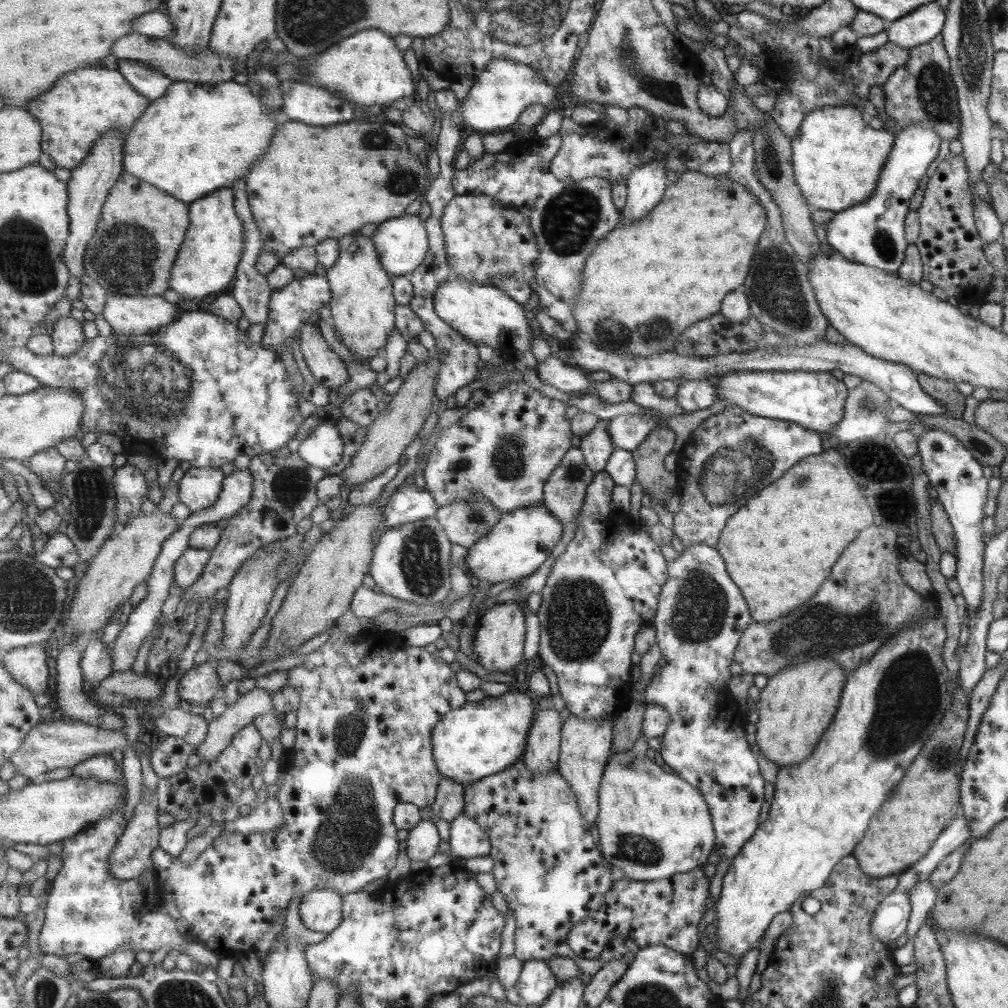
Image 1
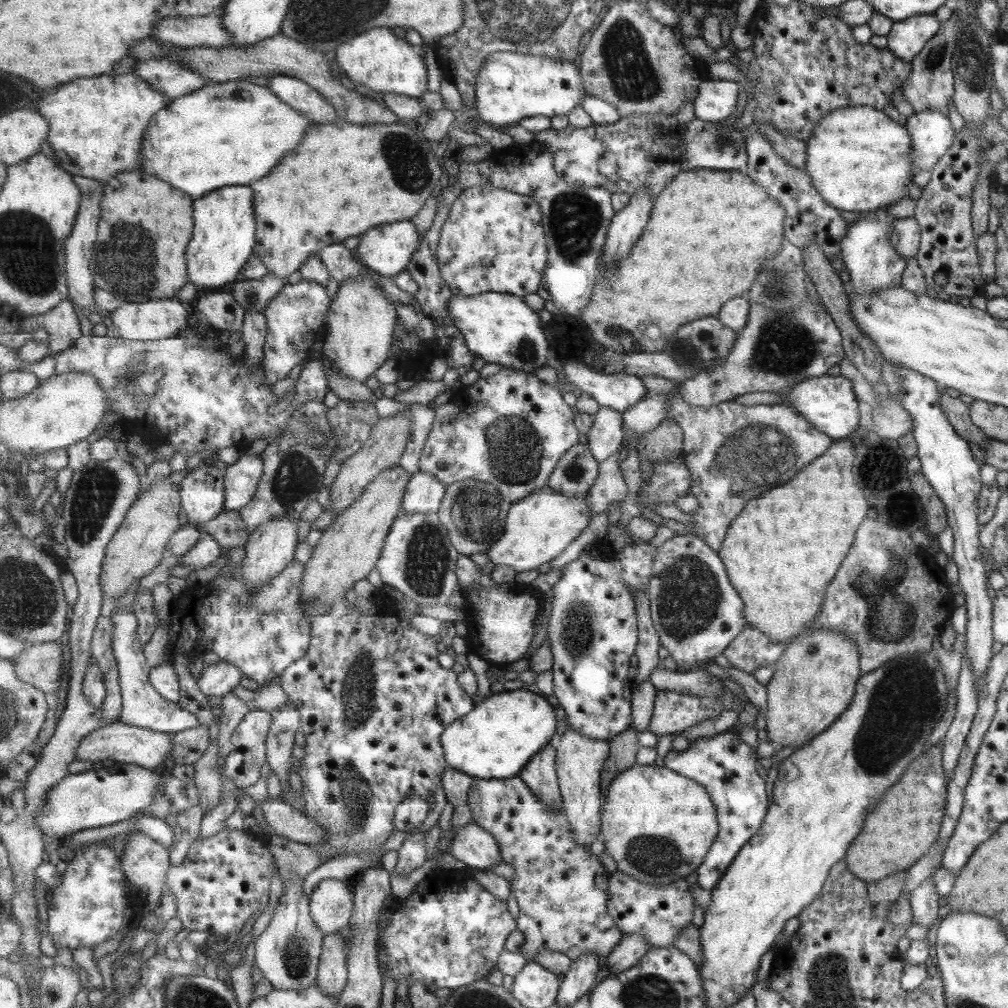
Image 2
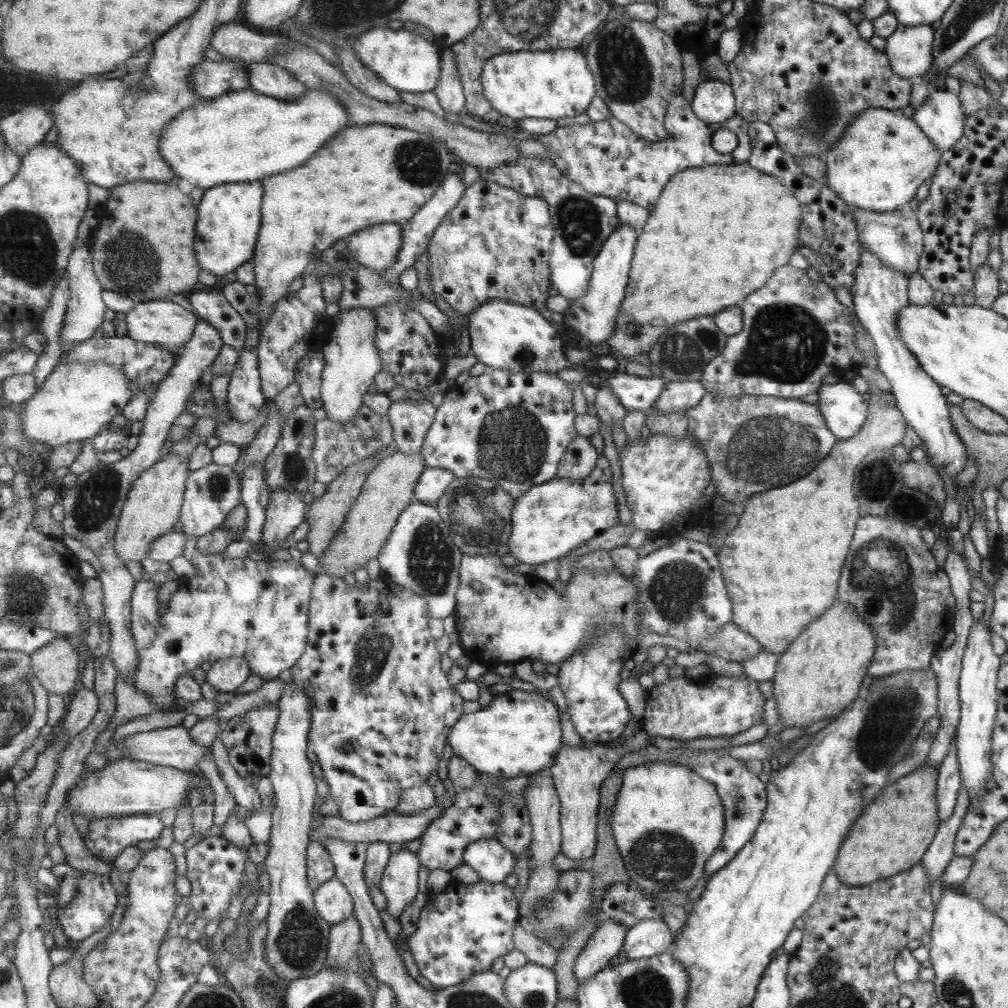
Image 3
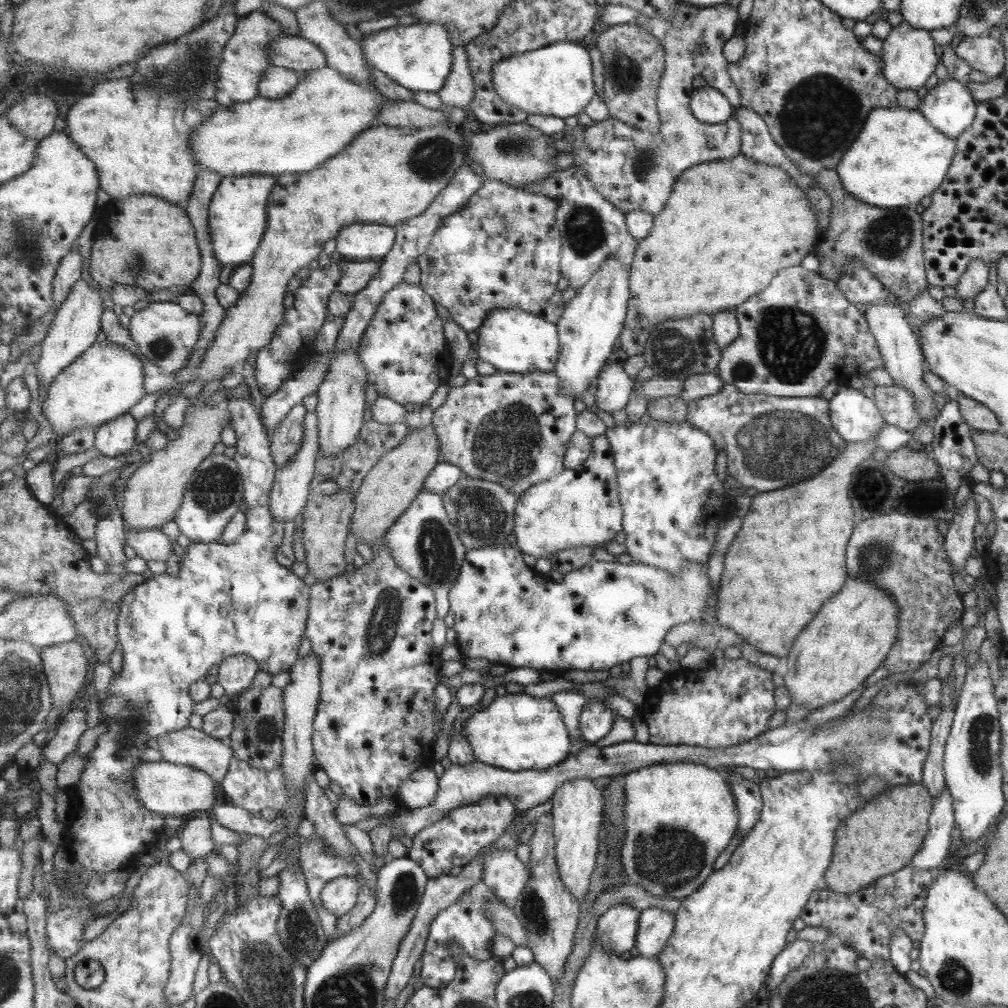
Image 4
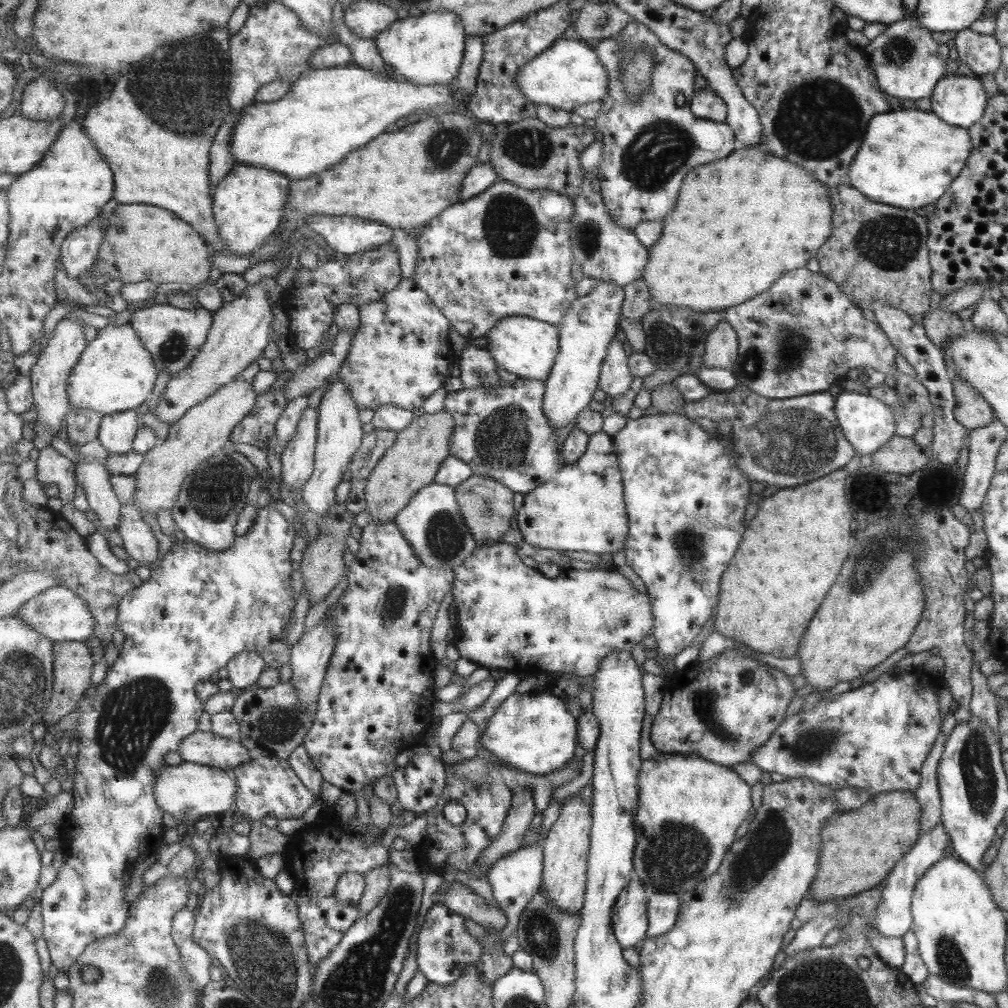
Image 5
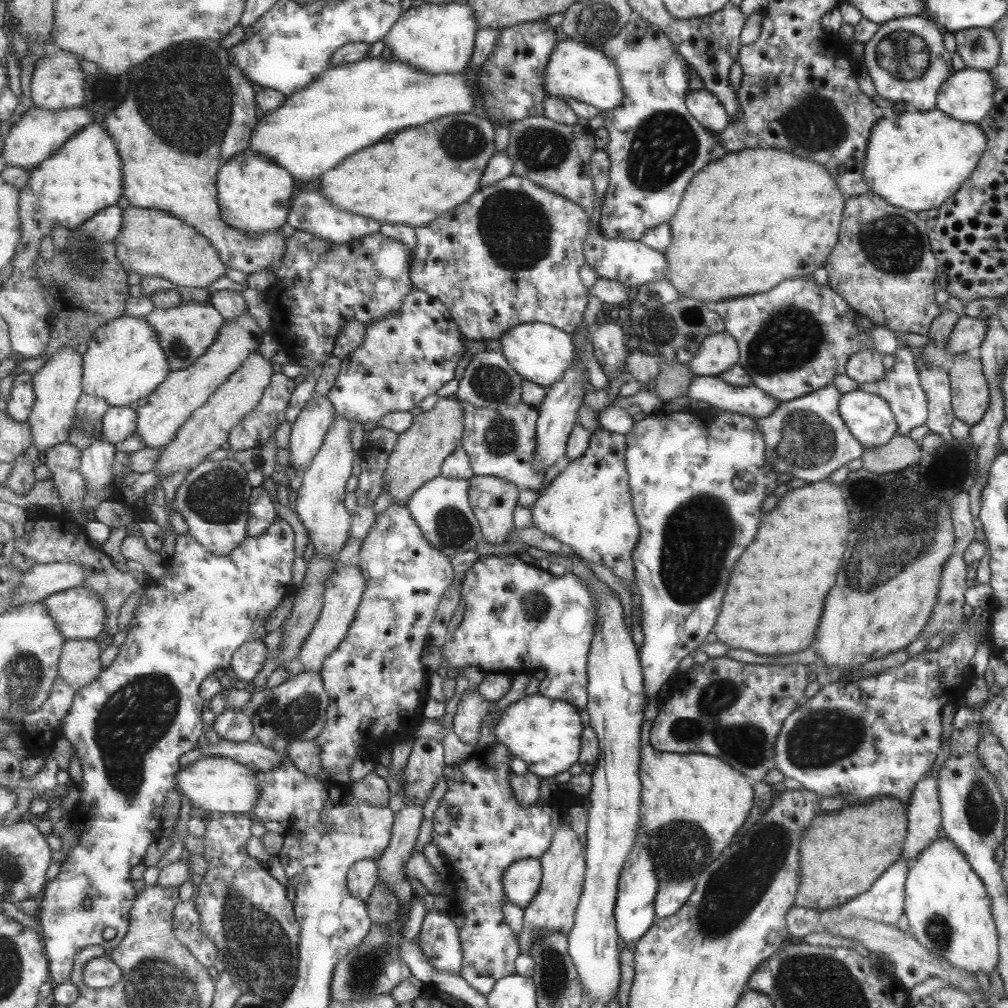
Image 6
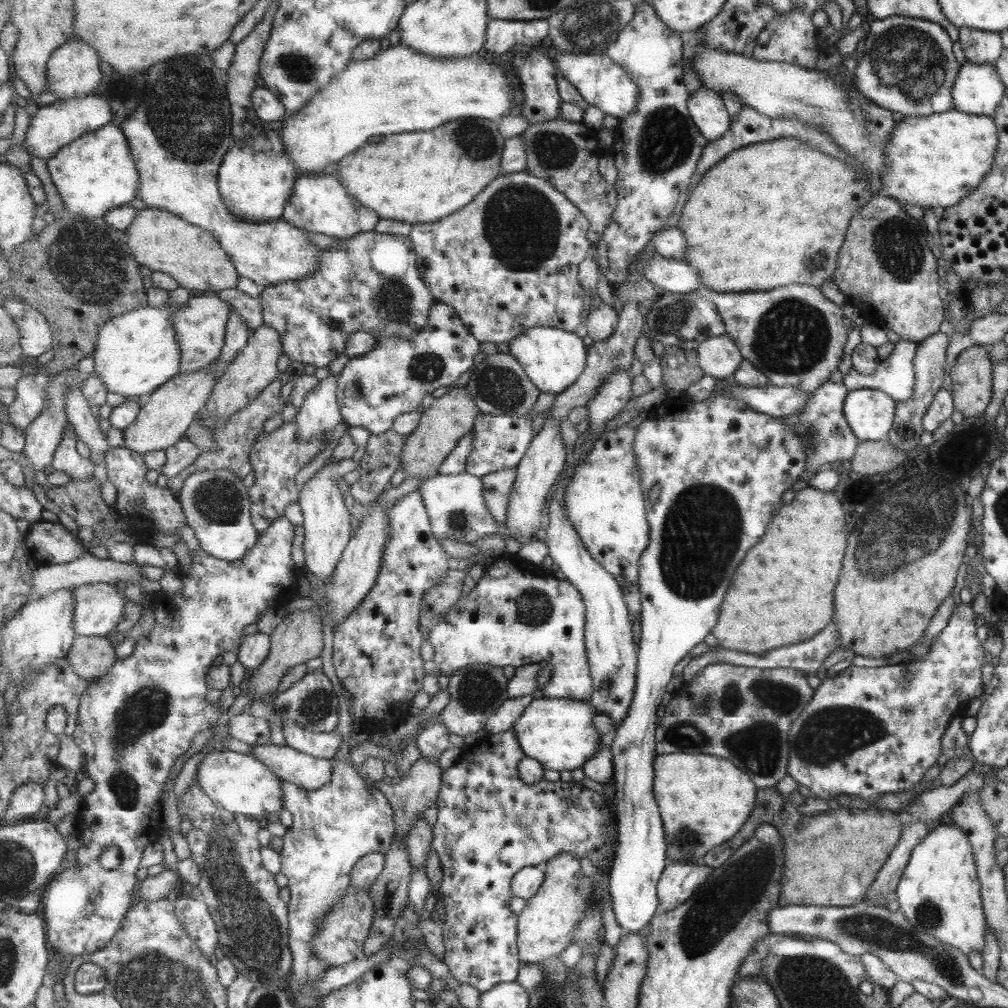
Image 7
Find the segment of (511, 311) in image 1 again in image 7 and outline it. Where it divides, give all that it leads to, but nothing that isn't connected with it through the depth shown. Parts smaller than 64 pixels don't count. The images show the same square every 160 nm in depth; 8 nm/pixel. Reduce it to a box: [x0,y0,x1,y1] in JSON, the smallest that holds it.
[509,326,589,395]

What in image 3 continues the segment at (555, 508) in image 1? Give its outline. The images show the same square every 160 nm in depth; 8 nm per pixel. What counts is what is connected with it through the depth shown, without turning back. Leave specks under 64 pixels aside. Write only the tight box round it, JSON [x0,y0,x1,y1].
[556,435,600,480]

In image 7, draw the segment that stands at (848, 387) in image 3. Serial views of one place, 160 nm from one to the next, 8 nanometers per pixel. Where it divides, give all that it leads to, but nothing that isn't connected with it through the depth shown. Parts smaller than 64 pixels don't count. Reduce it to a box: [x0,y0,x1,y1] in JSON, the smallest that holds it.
[843,390,896,441]

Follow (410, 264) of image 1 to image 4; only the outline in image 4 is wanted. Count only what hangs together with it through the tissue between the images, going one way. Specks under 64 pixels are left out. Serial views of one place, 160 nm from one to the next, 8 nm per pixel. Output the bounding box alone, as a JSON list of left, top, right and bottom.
[336,223,397,262]

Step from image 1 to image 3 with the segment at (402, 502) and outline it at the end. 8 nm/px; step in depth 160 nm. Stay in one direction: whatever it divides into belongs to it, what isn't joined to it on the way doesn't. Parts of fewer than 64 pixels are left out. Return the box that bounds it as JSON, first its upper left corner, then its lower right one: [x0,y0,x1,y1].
[414,467,456,507]

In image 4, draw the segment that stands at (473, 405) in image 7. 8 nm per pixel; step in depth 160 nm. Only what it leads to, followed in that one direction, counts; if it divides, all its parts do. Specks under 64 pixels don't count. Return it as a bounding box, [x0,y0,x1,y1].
[350,424,440,547]

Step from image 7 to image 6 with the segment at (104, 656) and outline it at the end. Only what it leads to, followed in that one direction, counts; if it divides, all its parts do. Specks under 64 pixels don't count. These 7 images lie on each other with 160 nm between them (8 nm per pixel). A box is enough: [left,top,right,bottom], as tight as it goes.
[60,640,103,690]

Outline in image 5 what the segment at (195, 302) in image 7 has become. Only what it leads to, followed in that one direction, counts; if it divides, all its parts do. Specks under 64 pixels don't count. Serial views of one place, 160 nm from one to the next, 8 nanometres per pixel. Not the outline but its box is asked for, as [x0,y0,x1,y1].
[129,302,214,414]

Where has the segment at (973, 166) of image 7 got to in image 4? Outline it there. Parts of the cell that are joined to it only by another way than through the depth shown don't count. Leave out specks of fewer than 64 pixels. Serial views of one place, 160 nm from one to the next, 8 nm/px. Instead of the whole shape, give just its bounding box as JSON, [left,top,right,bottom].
[835,107,956,208]

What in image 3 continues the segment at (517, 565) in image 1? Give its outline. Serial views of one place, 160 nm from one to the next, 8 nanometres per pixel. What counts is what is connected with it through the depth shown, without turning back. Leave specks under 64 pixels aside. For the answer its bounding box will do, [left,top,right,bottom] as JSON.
[509,453,619,564]

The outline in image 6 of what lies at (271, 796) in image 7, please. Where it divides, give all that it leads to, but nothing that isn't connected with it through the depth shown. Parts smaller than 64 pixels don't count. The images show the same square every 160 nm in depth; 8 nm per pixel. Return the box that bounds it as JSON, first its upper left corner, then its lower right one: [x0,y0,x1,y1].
[176,756,260,814]

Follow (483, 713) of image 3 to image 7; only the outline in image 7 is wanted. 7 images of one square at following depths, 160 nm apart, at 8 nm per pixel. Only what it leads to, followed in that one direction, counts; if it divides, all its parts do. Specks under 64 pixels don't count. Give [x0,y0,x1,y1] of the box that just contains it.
[512,694,601,770]

